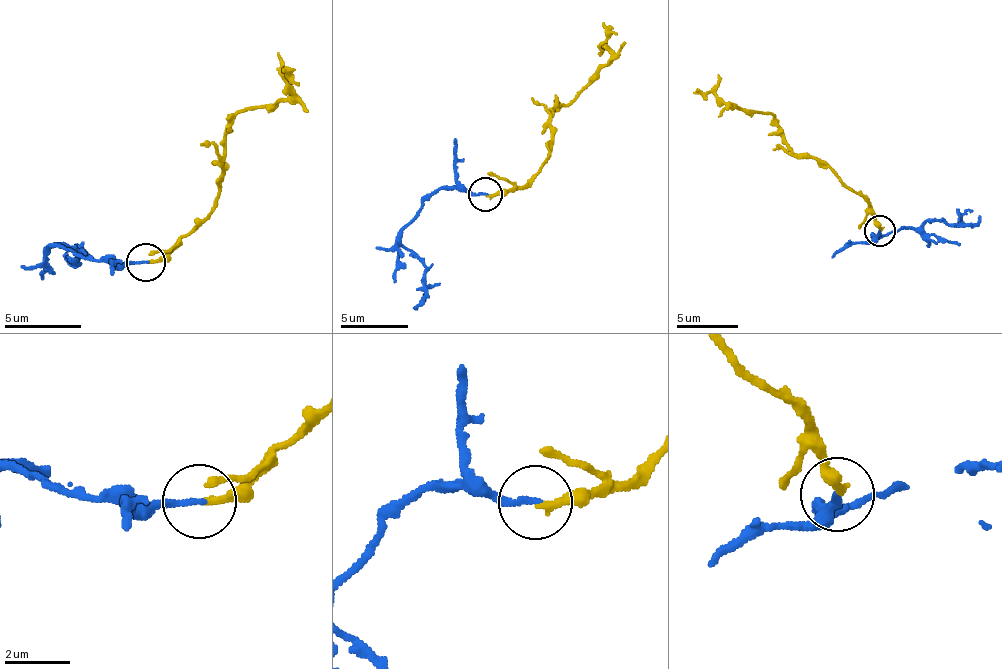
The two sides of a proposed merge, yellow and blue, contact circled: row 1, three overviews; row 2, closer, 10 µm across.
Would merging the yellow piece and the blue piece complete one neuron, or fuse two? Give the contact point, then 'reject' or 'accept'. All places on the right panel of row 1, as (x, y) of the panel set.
place (879, 231); accept

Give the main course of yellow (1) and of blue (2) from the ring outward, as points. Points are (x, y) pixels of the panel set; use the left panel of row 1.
1: (145, 261), (168, 253), (206, 216), (218, 192), (226, 127), (242, 113), (284, 102), (292, 93), (285, 68)
2: (145, 261), (91, 260), (52, 246), (48, 249), (71, 246), (75, 264), (67, 251)

